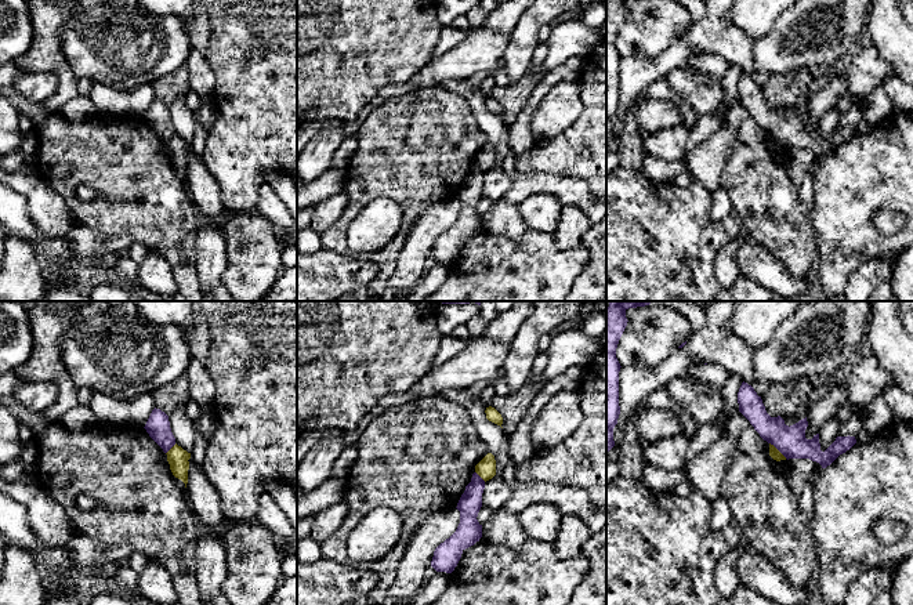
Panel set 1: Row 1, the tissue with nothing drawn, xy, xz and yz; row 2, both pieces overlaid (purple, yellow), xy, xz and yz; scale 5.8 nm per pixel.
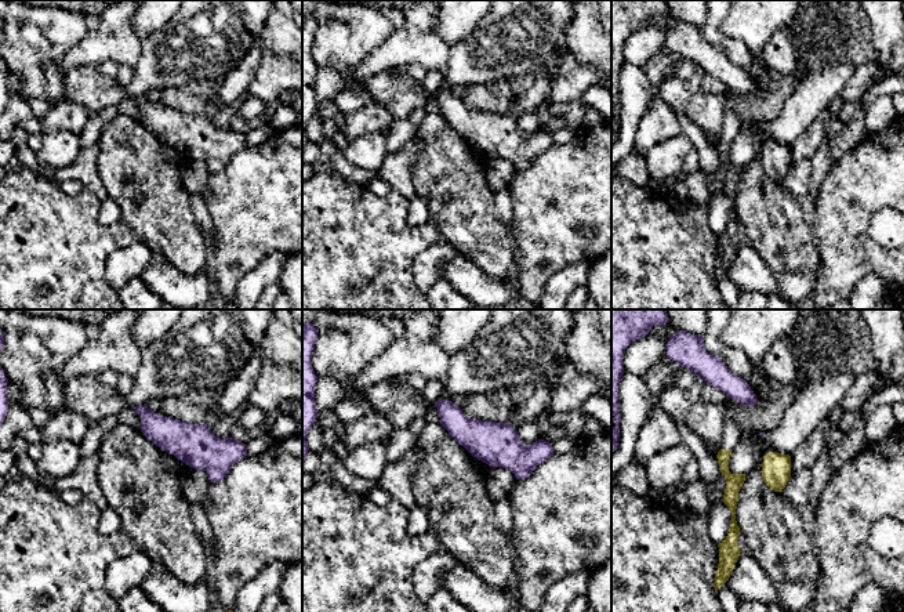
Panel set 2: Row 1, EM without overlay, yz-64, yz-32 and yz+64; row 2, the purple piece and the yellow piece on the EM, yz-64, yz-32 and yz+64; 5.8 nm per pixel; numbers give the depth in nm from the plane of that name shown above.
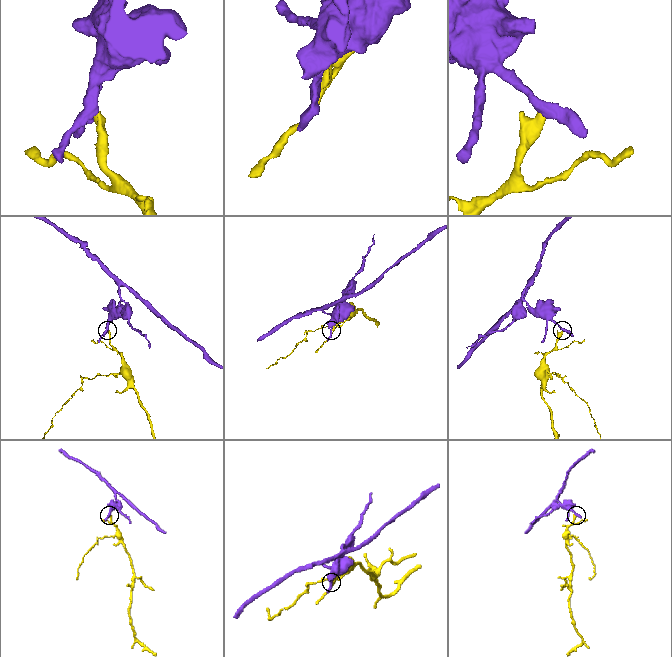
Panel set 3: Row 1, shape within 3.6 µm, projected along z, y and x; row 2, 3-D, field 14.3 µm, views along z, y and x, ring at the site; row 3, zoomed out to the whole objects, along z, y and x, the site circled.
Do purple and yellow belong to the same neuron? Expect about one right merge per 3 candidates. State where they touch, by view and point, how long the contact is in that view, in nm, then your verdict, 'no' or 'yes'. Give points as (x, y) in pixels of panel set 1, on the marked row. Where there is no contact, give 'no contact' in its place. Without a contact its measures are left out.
yz (778, 449) | 140 nm | no

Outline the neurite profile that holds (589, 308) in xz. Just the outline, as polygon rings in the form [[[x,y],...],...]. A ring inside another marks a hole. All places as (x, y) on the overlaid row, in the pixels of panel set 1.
[[[584,301],[579,318],[584,320],[595,314],[602,314],[605,307],[606,301]]]

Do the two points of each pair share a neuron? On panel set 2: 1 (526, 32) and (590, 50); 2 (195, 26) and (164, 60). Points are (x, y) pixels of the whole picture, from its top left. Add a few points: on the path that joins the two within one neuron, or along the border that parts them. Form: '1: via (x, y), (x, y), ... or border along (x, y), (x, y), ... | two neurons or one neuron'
1: border along (574, 14), (566, 31), (563, 44) | two neurons
2: via (189, 35), (173, 51) | one neuron

